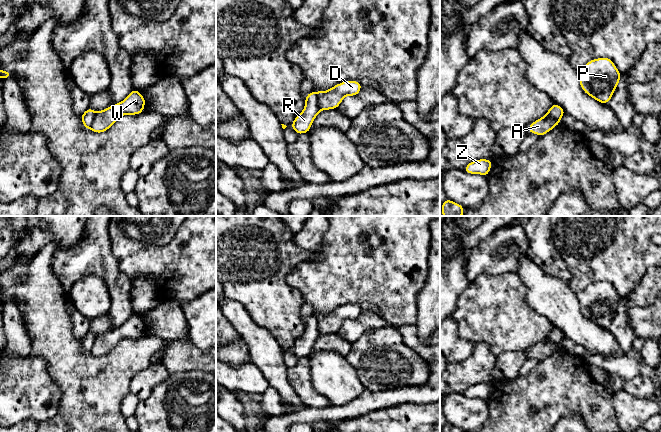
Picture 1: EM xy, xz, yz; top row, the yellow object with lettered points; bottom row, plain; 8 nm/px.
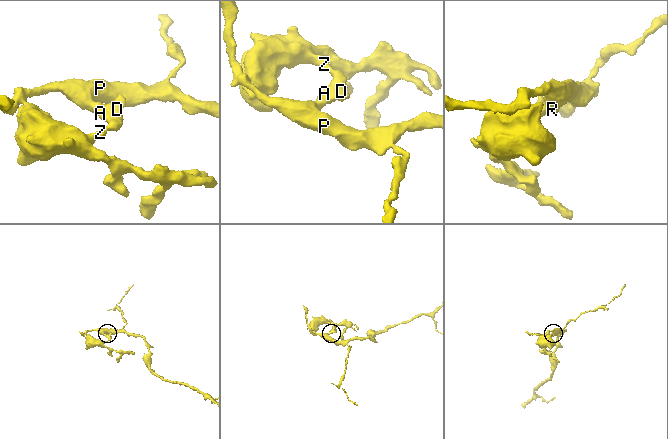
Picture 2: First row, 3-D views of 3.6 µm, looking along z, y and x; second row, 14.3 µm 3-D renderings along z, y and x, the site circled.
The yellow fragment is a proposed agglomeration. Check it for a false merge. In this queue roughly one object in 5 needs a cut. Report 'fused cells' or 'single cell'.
fused cells

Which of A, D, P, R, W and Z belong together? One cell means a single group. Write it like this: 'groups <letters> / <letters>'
groups A D W Z / P R

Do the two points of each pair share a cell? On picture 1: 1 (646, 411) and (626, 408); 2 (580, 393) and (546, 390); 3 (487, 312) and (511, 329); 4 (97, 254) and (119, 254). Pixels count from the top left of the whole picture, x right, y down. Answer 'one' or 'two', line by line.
1: one
2: one
3: one
4: two

